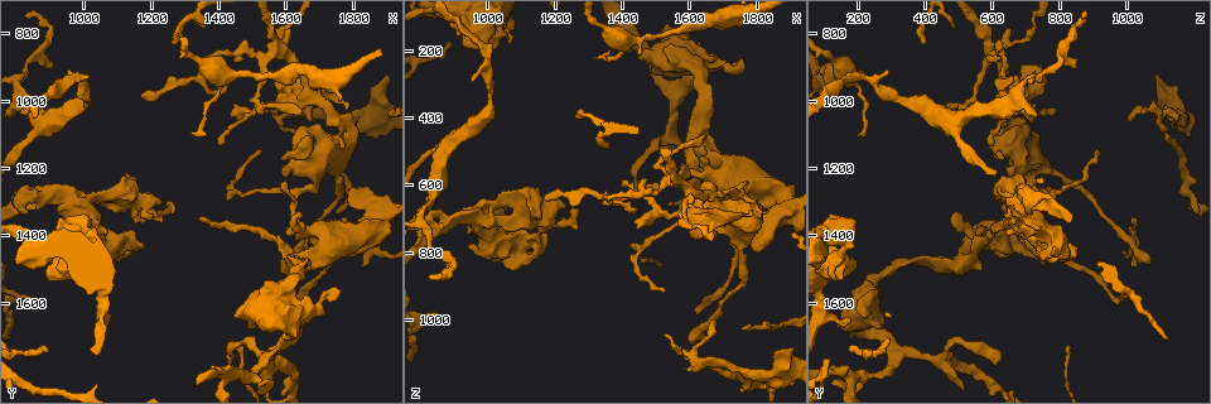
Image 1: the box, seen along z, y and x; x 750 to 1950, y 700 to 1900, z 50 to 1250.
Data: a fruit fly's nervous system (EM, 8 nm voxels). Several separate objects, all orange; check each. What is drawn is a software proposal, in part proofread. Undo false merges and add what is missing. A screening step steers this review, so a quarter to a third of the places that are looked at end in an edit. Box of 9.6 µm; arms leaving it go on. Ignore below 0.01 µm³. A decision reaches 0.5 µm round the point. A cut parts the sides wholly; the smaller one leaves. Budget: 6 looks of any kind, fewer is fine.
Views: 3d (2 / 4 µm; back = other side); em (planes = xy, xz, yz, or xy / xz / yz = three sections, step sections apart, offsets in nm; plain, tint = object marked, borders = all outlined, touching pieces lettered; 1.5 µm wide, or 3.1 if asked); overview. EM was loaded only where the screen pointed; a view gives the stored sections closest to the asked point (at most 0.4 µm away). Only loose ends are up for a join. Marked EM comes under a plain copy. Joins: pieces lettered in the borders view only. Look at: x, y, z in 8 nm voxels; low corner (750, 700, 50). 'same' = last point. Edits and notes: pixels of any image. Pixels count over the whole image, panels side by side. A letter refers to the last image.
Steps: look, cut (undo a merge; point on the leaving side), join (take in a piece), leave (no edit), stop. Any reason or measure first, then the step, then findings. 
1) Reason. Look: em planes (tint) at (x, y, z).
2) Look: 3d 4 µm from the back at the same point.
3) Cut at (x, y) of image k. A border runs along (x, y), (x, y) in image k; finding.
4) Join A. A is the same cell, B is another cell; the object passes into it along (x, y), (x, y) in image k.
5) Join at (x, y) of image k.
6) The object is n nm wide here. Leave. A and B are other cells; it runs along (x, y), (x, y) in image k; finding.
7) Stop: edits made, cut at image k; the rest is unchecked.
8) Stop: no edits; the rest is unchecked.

An open end. Look: 3d 4 µm at (1420, 1780, 620).

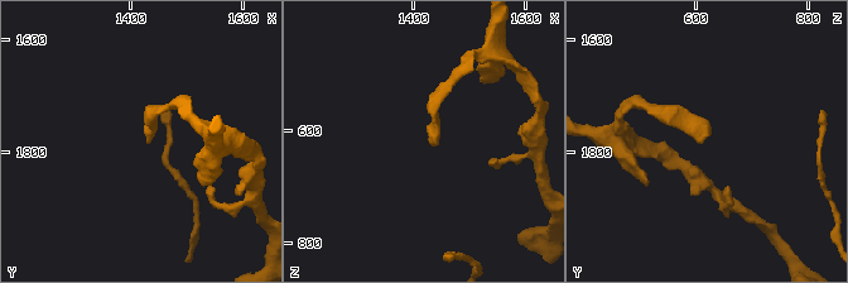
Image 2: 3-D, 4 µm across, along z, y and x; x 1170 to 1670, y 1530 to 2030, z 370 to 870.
Look: em planes (borders) at (1425, 1785, 610).

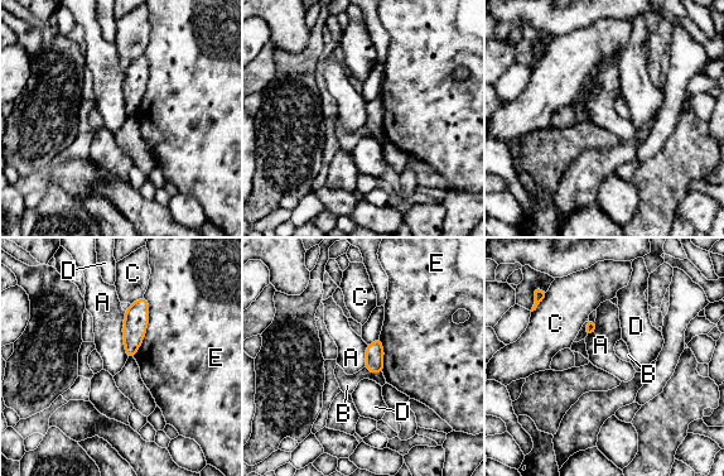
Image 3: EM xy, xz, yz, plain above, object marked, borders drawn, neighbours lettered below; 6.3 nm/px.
Leave. A, B, C, D and E are other cells; a border runs along (124, 311), (122, 344), (128, 357) in image 3; none of them fits.

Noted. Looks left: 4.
Abrupt turn. Look: 3d 2 µm at (1110, 1450, 810).

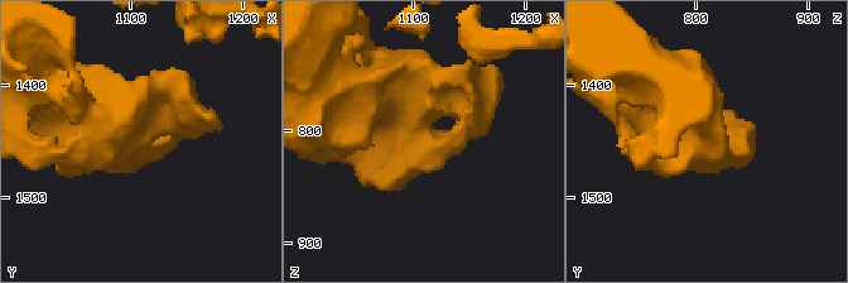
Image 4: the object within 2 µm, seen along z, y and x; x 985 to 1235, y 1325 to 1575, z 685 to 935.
Look: em planes (borders) at (1106, 1440, 814).

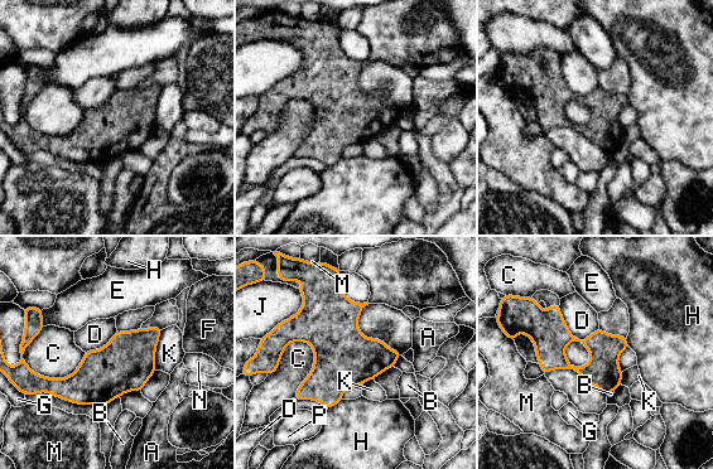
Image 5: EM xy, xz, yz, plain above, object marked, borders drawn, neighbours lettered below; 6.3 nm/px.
The longest contact is with C, 380 nm. Leave. A, B, C, D, E, F, G, H, J, K, M, N and P are other cells; one neuron here.

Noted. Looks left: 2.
Tapers out. Look: 3d 4 µm at (1180, 990, 640).

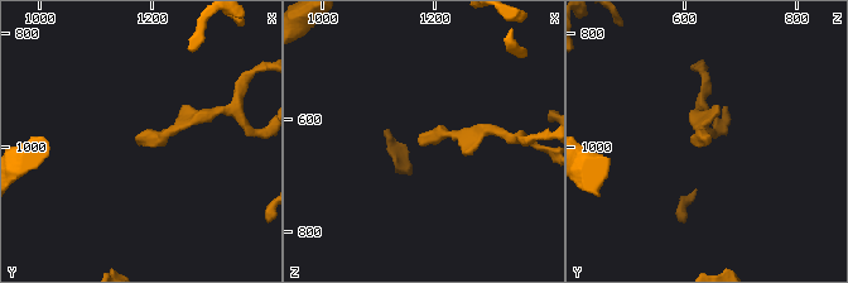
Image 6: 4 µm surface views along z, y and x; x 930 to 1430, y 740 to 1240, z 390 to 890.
Need the tissue. Look: em planes (borders) at (1185, 995, 645).

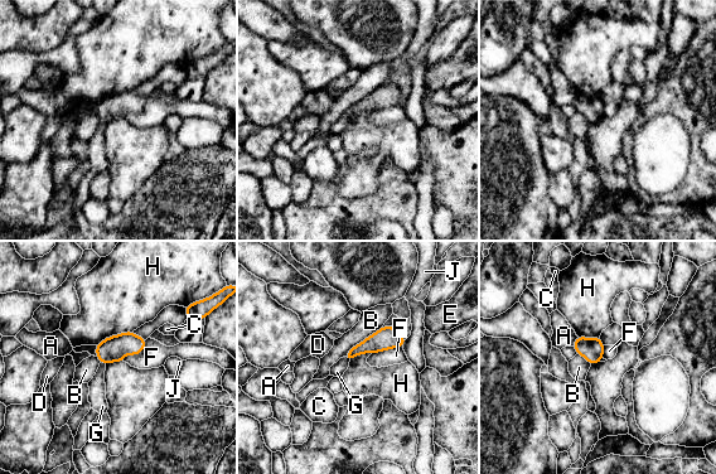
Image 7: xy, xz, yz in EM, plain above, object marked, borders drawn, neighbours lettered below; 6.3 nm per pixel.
Leave. A, B, C, D, E, F, G, H and J are other cells; a border runs along (117, 333), (103, 338), (96, 346) in image 7; no lettered piece goes on from it.

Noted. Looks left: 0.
Stop: no edits; the rest is unchecked.

